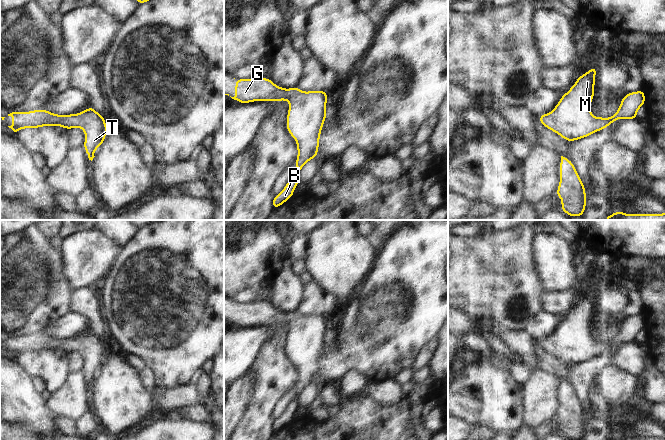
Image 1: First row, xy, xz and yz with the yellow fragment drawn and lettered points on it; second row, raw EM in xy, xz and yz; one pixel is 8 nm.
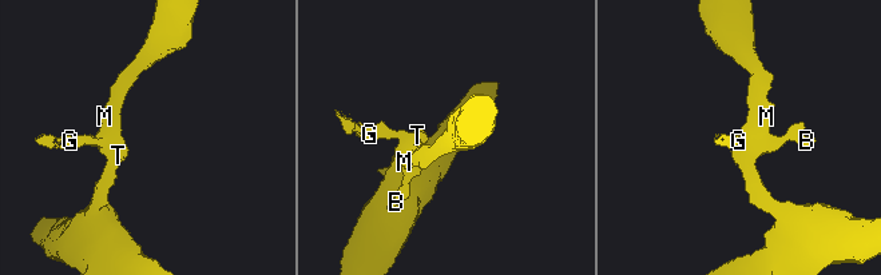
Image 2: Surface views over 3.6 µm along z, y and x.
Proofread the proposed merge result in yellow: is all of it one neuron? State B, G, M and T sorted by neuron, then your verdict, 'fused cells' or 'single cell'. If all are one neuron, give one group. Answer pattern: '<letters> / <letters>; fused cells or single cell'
B G M T; single cell

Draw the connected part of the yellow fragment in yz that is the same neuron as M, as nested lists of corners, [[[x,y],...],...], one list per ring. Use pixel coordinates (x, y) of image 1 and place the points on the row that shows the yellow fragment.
[[[592,66],[587,73],[578,76],[570,90],[561,95],[555,108],[548,114],[539,115],[539,121],[544,127],[573,142],[605,129],[620,118],[637,120],[638,109],[645,105],[643,90],[626,94],[617,112],[609,118],[594,117],[591,114],[597,70]]]

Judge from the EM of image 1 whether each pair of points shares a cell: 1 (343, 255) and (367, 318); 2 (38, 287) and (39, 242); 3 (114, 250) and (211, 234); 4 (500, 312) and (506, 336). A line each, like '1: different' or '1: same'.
1: different
2: same
3: different
4: different

